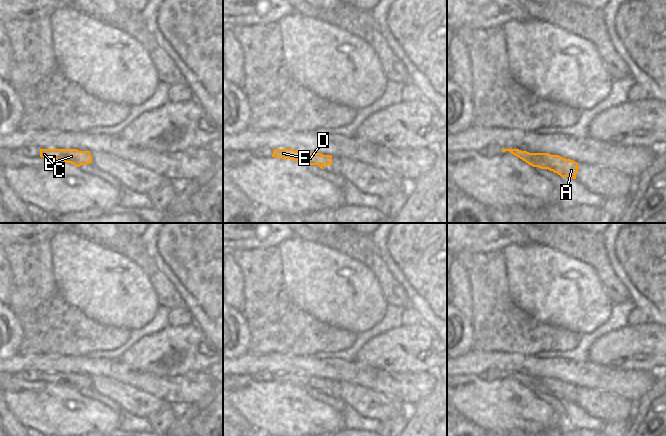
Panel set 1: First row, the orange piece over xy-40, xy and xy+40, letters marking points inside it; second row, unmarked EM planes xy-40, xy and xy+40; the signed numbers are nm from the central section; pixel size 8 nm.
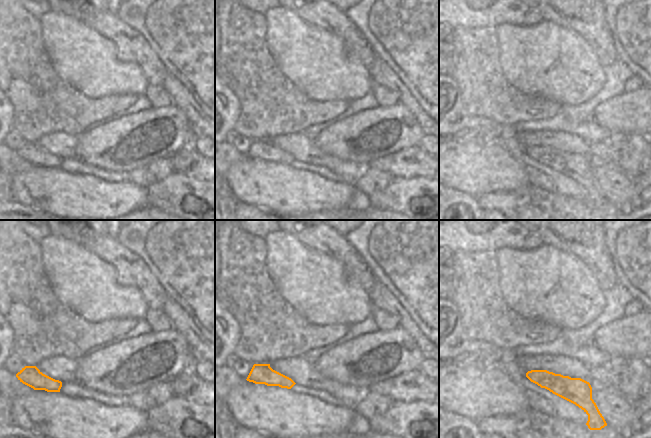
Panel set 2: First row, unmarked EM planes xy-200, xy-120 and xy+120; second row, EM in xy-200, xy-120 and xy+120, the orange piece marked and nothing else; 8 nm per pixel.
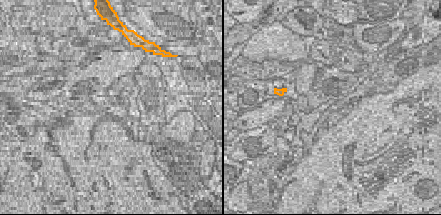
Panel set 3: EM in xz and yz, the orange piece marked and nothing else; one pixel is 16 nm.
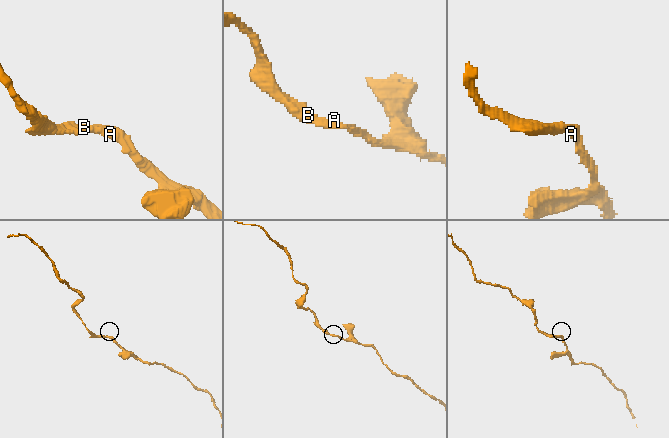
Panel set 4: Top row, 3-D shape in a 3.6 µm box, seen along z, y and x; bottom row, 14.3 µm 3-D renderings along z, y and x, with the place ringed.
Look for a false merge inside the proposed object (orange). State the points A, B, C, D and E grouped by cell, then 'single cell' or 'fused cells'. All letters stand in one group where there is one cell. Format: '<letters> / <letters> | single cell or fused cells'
A B C D E | single cell

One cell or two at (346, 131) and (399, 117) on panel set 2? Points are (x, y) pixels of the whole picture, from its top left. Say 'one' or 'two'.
one

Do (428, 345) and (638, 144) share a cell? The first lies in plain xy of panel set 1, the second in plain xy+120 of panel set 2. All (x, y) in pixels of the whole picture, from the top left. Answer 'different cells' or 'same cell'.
different cells

